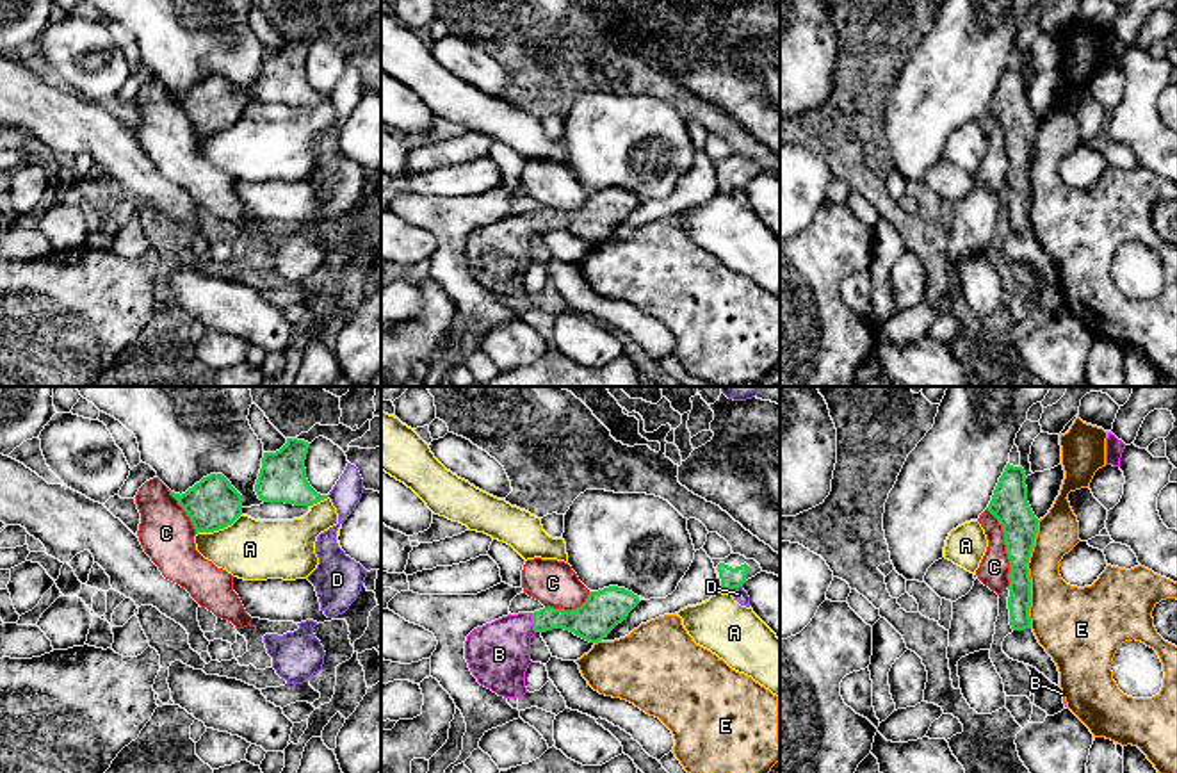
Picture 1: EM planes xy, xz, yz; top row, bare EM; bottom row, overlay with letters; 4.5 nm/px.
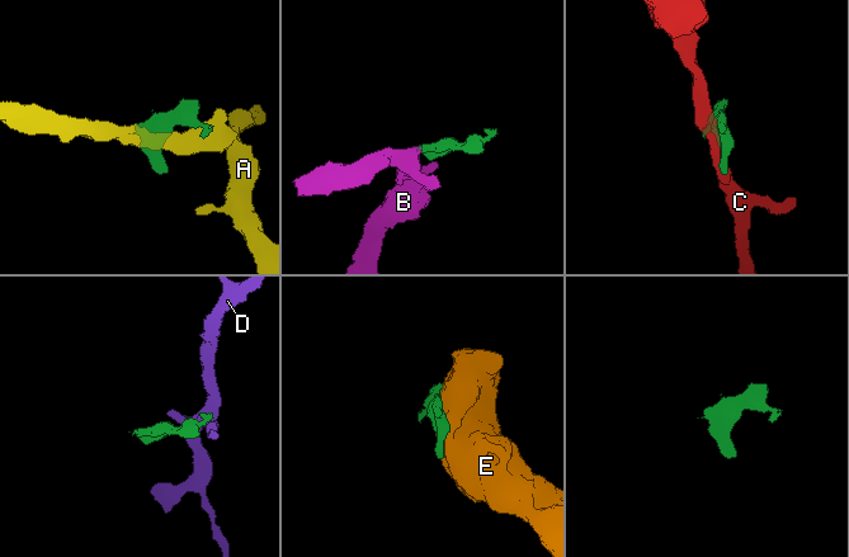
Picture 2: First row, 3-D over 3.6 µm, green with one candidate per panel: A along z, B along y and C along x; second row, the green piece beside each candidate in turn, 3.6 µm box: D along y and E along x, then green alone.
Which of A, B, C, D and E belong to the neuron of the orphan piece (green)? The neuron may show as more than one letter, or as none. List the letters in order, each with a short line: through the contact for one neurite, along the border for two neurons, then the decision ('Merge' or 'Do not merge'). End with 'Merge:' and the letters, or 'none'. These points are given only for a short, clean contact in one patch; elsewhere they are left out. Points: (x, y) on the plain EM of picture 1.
A: Do not merge
B: Line: xz (588, 223), (533, 223), (499, 255). Merge
C: Do not merge
D: Line: xz (741, 186), (729, 193). Do not merge
E: Do not merge
Merge: B

